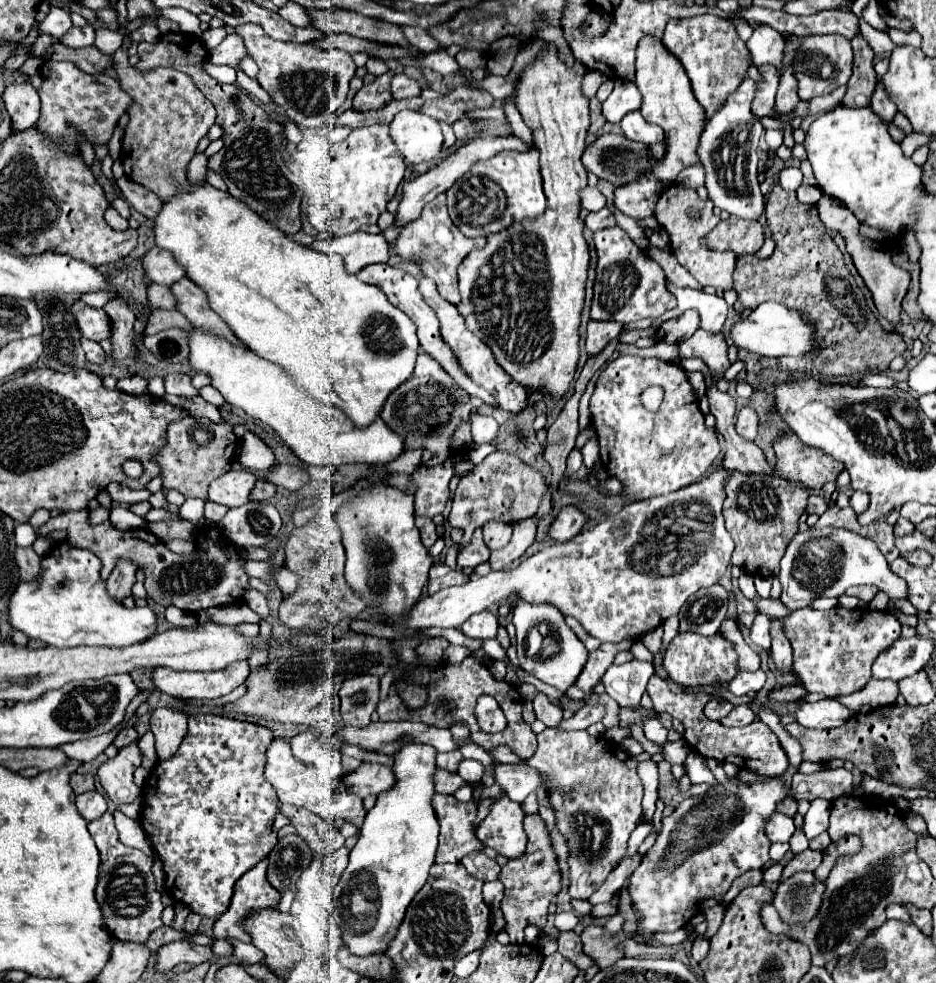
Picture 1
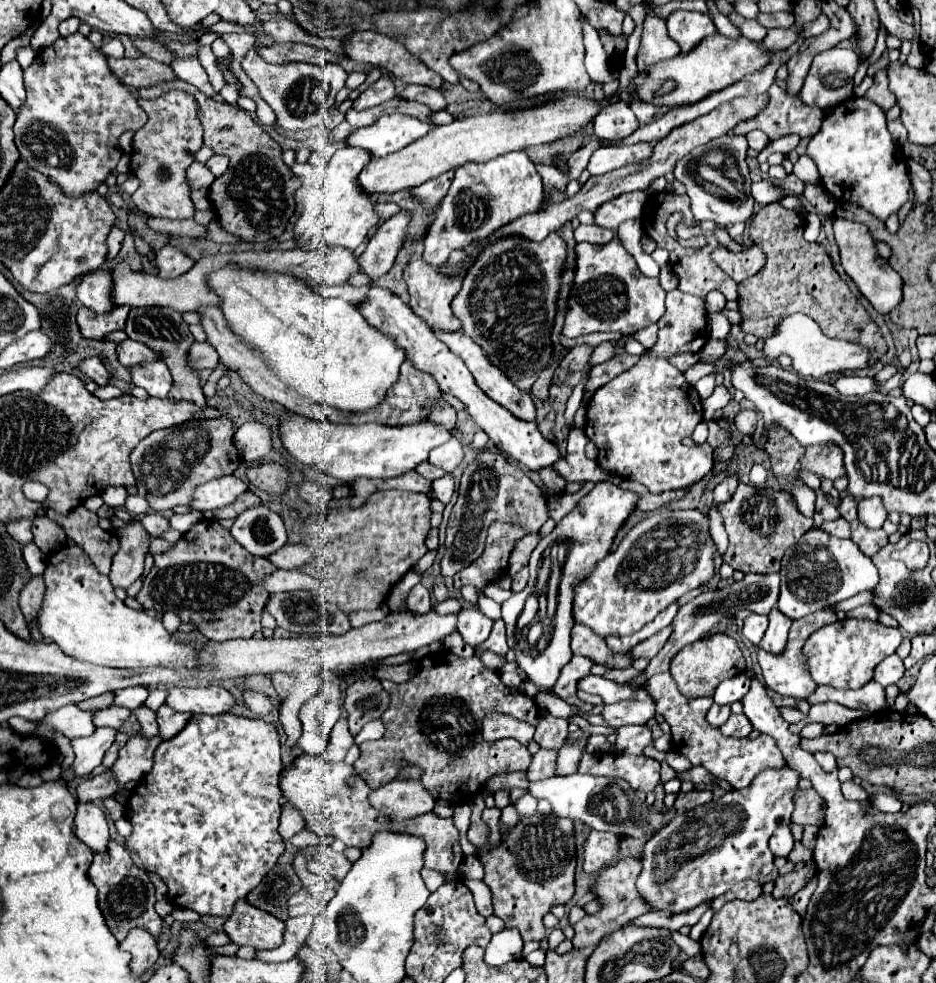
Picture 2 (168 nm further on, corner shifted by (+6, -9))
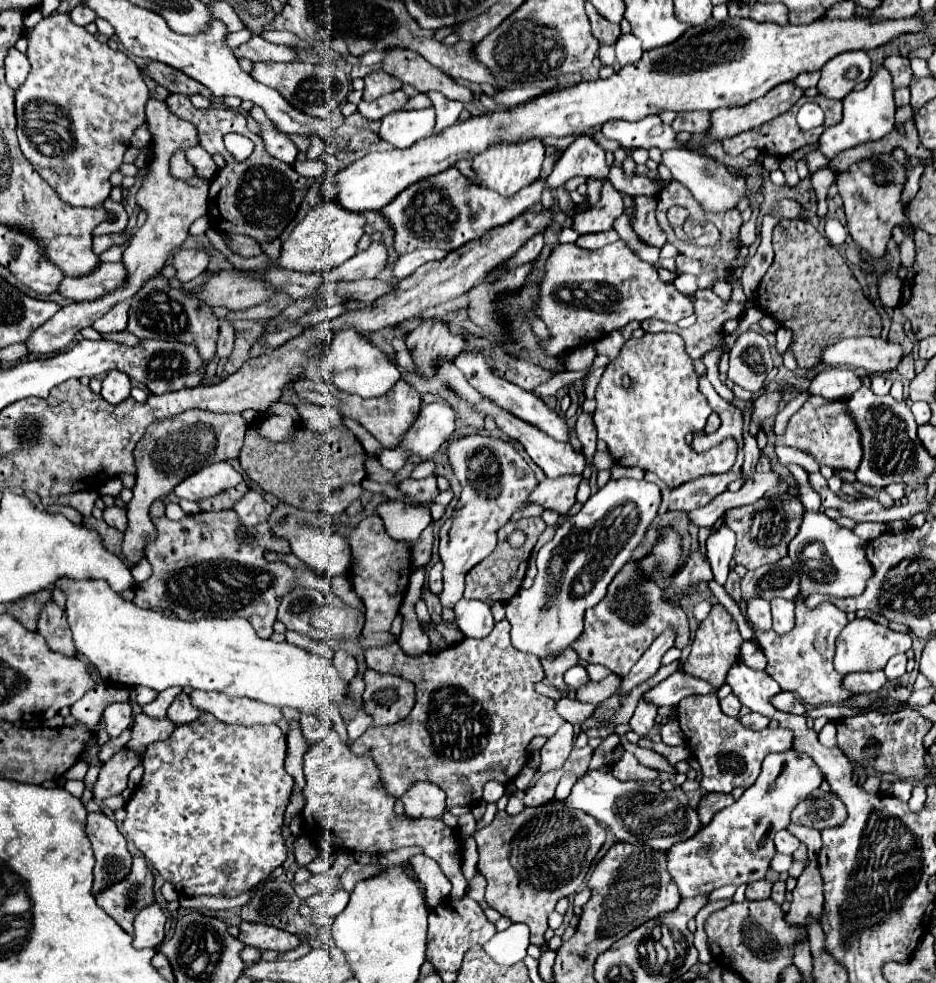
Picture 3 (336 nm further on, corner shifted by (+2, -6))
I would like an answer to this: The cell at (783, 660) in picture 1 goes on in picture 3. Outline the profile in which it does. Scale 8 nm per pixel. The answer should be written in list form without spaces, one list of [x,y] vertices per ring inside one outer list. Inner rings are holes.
[[[775,597],[775,601],[771,601],[773,629],[777,633],[787,633],[793,629],[793,609],[795,609],[795,601],[783,601],[779,597]]]

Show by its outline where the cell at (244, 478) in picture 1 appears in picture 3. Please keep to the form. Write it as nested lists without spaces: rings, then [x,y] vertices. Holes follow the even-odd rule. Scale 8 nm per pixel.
[[[215,461],[211,465],[205,465],[197,473],[189,475],[187,479],[183,479],[173,489],[173,493],[179,499],[199,501],[205,497],[213,497],[227,487],[235,487],[241,481],[243,481],[241,473],[237,473],[227,461]]]

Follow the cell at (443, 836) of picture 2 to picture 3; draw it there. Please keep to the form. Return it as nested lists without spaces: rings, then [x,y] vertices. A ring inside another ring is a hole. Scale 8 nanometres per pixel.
[[[335,729],[329,731],[329,739],[325,737],[319,743],[309,745],[305,753],[305,779],[307,785],[303,789],[305,807],[301,811],[305,833],[309,833],[317,843],[325,843],[327,839],[339,841],[339,845],[345,847],[345,851],[351,853],[387,853],[405,845],[419,845],[423,847],[423,853],[431,859],[435,859],[443,873],[449,875],[453,883],[451,899],[459,901],[465,897],[467,879],[461,873],[461,841],[447,825],[433,825],[433,823],[413,823],[407,825],[407,829],[401,829],[403,821],[407,821],[407,815],[395,815],[391,813],[391,795],[383,789],[383,783],[379,779],[377,763],[363,755],[351,753],[349,745],[337,739]]]

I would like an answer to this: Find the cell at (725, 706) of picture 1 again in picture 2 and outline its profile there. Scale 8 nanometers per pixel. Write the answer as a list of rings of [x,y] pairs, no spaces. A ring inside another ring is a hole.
[[[713,704],[713,708],[707,712],[707,722],[713,726],[713,728],[719,728],[727,722],[727,718],[731,716],[731,708],[729,706],[719,706],[719,704]]]

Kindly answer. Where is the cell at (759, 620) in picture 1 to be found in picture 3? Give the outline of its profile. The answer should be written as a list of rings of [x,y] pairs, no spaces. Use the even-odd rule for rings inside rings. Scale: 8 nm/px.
[[[759,597],[747,599],[747,617],[755,623],[757,629],[769,629],[771,627],[771,609],[769,601],[763,601]]]

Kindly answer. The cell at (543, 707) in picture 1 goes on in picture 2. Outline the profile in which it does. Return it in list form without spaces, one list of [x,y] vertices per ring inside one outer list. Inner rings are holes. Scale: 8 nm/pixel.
[[[541,712],[535,728],[535,742],[541,748],[561,748],[567,738],[567,720],[555,718],[549,712]]]

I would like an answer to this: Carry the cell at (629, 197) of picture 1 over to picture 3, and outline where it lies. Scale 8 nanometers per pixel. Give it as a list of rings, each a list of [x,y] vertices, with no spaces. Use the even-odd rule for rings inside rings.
[[[605,181],[601,187],[601,199],[597,205],[575,213],[573,215],[573,229],[583,235],[583,233],[601,233],[609,231],[613,221],[625,211],[623,207],[623,197],[615,191],[615,187]]]

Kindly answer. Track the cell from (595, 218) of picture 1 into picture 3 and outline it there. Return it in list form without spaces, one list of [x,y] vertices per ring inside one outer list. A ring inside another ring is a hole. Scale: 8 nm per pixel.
[[[611,229],[607,233],[587,233],[587,235],[577,239],[577,245],[583,247],[583,249],[591,249],[593,251],[593,249],[601,249],[601,247],[605,247],[605,245],[617,241],[617,239],[619,239],[619,235]]]

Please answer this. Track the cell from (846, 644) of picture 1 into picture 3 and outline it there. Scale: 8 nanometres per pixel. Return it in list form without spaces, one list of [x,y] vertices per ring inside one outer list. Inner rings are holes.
[[[853,619],[837,637],[837,653],[835,653],[835,669],[843,675],[855,671],[877,671],[887,665],[887,661],[911,649],[911,635],[899,633],[889,627],[883,627],[871,619]]]

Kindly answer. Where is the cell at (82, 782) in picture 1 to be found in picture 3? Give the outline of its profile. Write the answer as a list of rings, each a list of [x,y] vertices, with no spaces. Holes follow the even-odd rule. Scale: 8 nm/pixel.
[[[121,749],[115,753],[99,771],[97,785],[93,789],[95,799],[105,799],[111,795],[121,795],[121,791],[127,787],[127,777],[133,767],[141,765],[139,753],[131,749]]]

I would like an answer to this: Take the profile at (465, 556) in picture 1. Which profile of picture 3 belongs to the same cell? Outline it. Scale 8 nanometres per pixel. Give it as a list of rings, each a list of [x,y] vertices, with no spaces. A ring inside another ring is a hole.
[[[531,517],[531,519],[521,519],[521,521],[509,521],[505,523],[501,529],[499,529],[499,543],[495,547],[495,551],[491,553],[491,557],[483,559],[479,565],[475,565],[471,569],[471,573],[467,573],[467,587],[465,587],[465,599],[479,599],[487,605],[493,605],[493,603],[507,603],[511,601],[517,591],[521,589],[521,581],[525,577],[525,571],[527,571],[527,563],[529,563],[529,555],[531,555],[531,549],[535,547],[539,535],[545,531],[545,523],[541,517]],[[513,531],[523,531],[527,535],[527,541],[523,543],[523,547],[515,549],[507,543],[507,537],[509,533]]]

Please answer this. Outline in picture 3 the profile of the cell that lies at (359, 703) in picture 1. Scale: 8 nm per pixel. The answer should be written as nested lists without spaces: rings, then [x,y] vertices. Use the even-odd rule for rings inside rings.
[[[367,669],[363,701],[373,715],[373,727],[397,723],[415,705],[415,685],[403,677]]]

